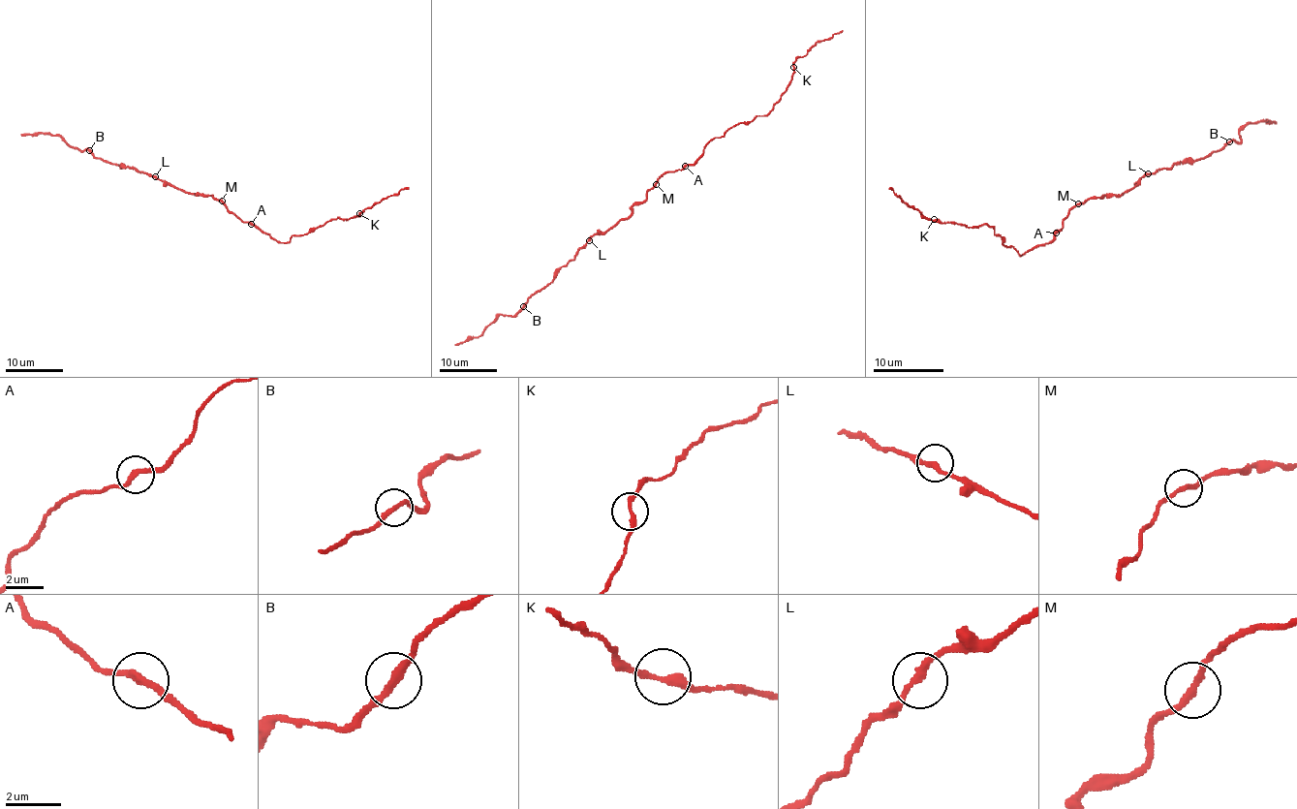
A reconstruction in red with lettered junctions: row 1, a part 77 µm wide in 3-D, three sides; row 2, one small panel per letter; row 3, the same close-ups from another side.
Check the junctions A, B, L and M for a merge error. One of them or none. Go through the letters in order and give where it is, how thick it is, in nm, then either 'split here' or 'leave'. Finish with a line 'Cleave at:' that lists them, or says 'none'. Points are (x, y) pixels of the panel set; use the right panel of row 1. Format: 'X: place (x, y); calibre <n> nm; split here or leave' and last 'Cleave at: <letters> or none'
A: place (1056, 233); calibre 260 nm; leave
B: place (1229, 141); calibre 260 nm; leave
L: place (1148, 173); calibre 260 nm; leave
M: place (1078, 203); calibre 240 nm; leave
Cleave at: none

